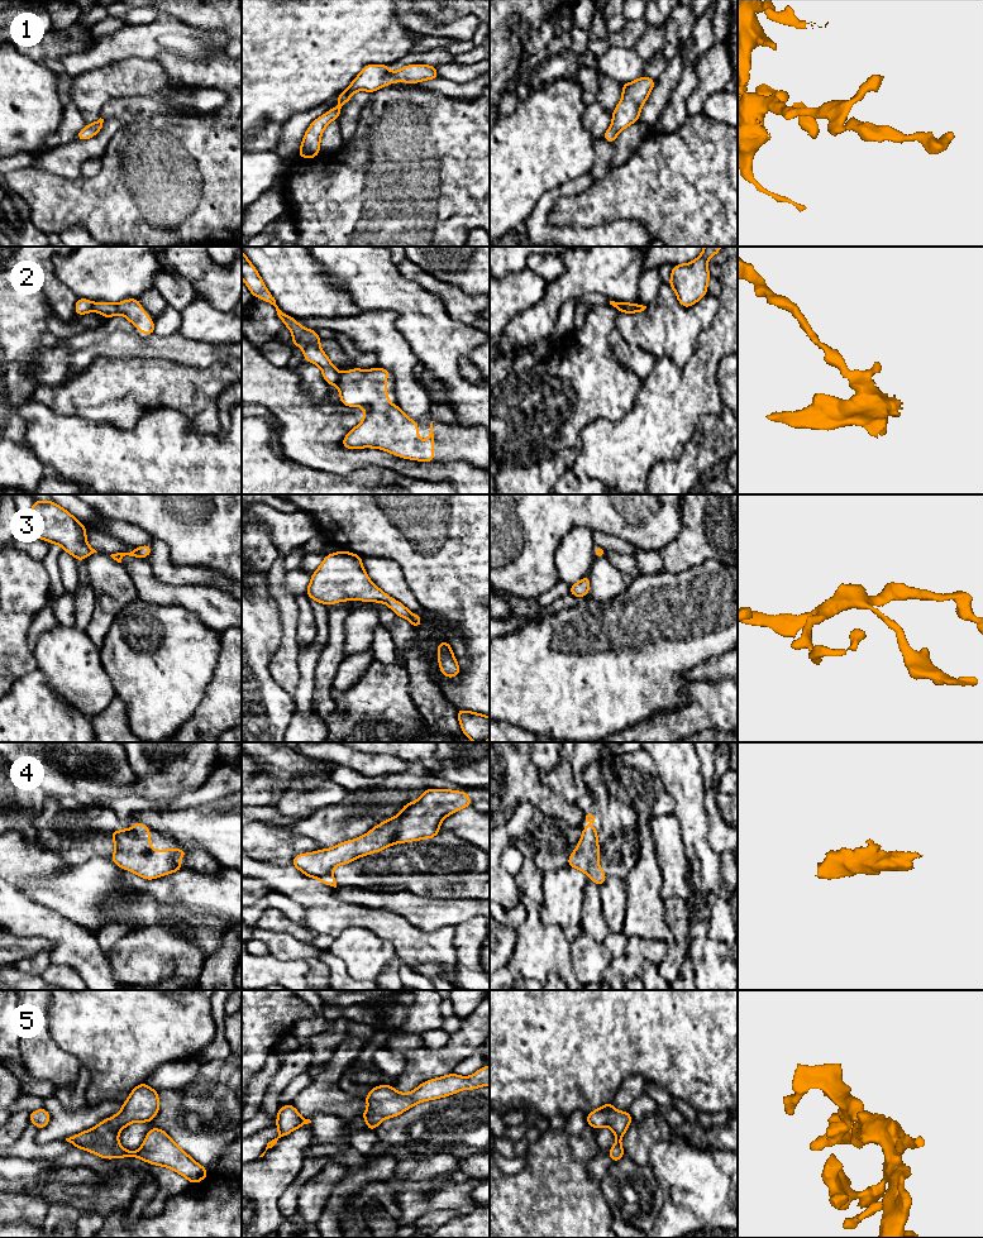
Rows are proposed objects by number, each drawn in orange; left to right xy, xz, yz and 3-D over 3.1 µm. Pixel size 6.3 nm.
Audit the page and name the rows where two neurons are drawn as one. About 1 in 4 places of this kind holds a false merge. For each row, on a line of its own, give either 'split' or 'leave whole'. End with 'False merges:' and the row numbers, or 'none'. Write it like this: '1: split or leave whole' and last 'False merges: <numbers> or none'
1: leave whole
2: split
3: leave whole
4: leave whole
5: leave whole
False merges: 2

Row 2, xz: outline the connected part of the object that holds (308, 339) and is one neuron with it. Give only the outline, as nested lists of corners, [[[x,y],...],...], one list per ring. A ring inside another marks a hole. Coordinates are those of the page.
[[[242,250],[242,278],[254,297],[262,298],[276,307],[278,317],[292,333],[292,343],[304,349],[305,362],[321,368],[323,377],[329,386],[337,384],[340,372],[331,364],[328,355],[320,348],[320,336],[316,330],[304,329],[294,317],[283,314],[276,305],[275,297],[268,292],[254,266]]]

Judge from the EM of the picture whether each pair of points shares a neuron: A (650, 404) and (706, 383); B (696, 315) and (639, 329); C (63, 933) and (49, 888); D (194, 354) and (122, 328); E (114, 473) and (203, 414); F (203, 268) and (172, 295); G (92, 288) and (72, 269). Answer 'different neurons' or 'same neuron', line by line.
A: same neuron
B: same neuron
C: different neurons
D: same neuron
E: different neurons
F: different neurons
G: same neuron

